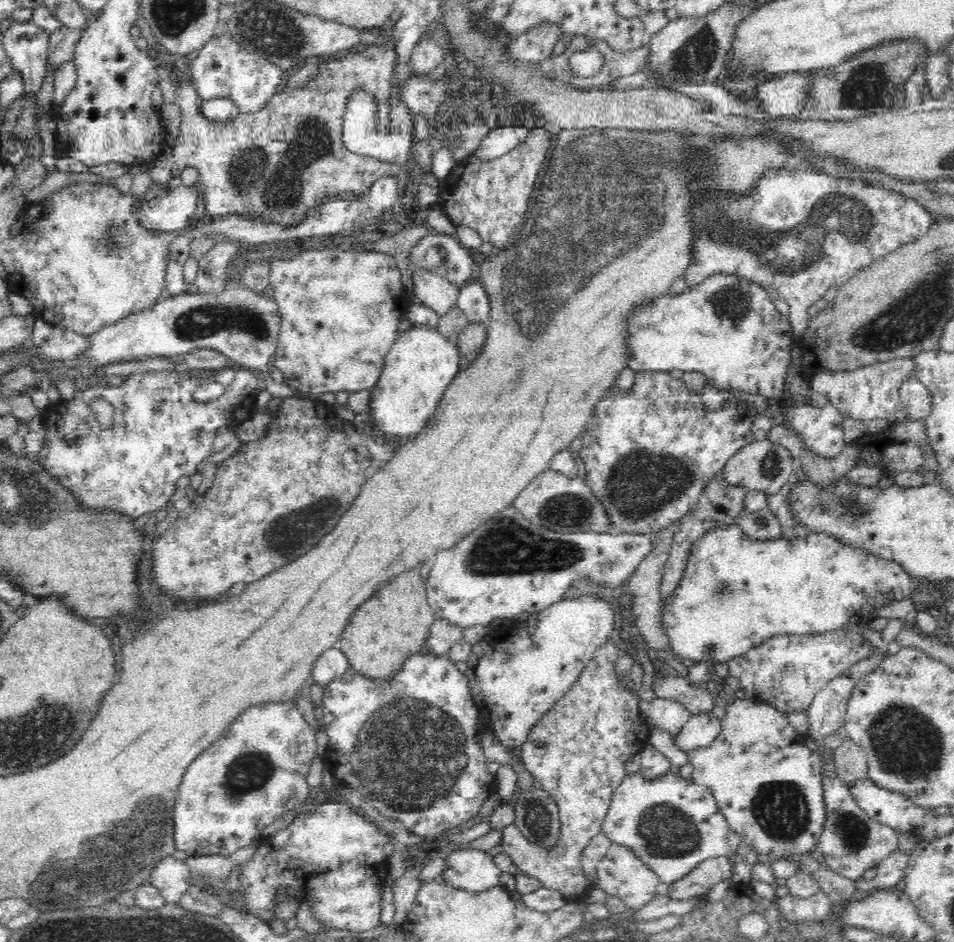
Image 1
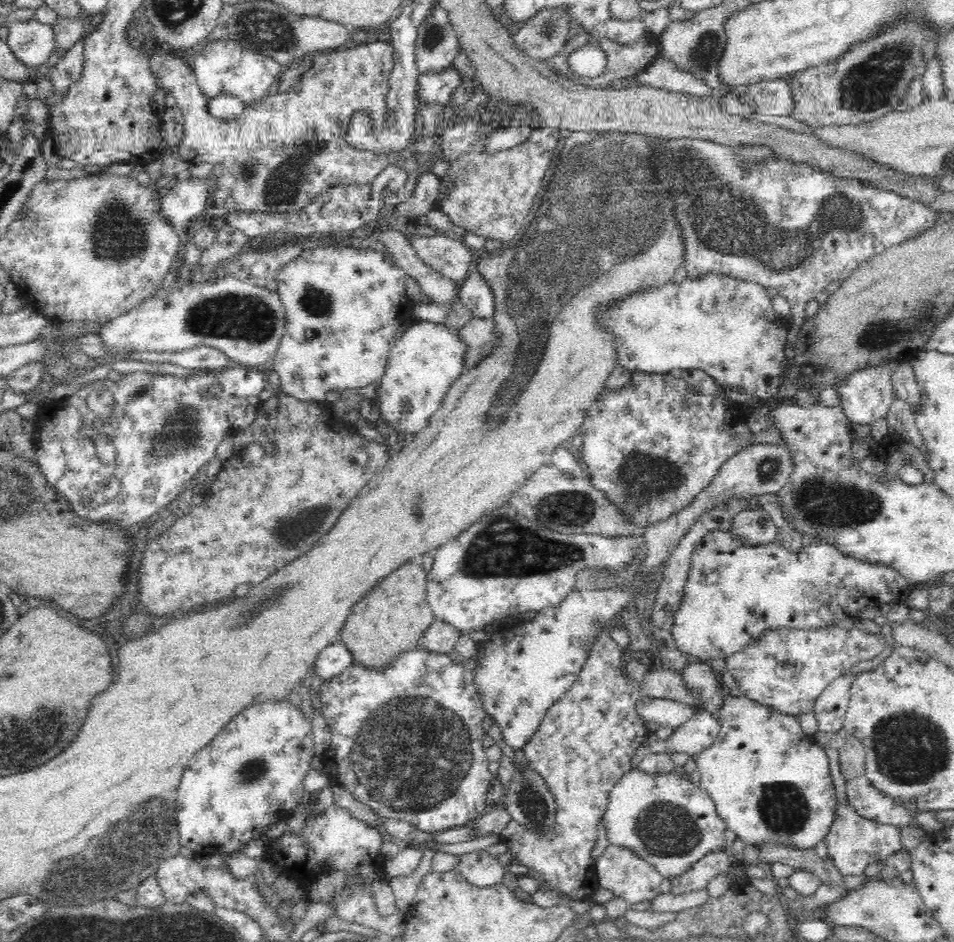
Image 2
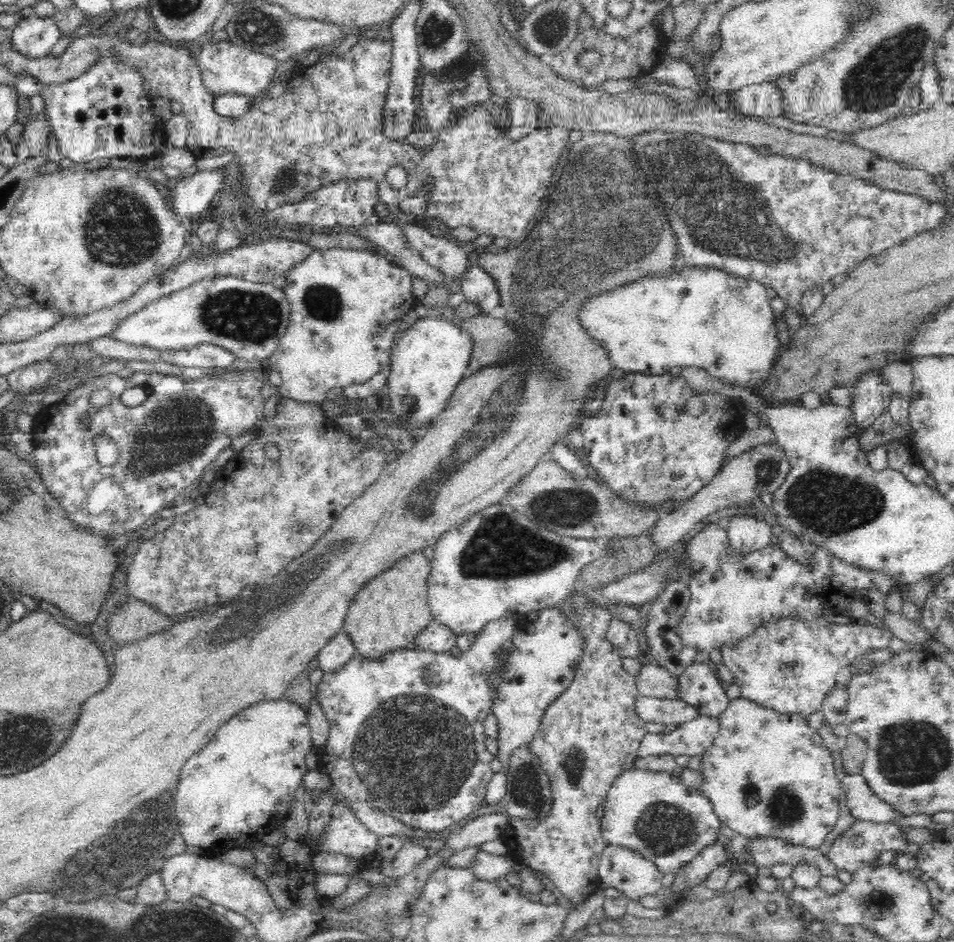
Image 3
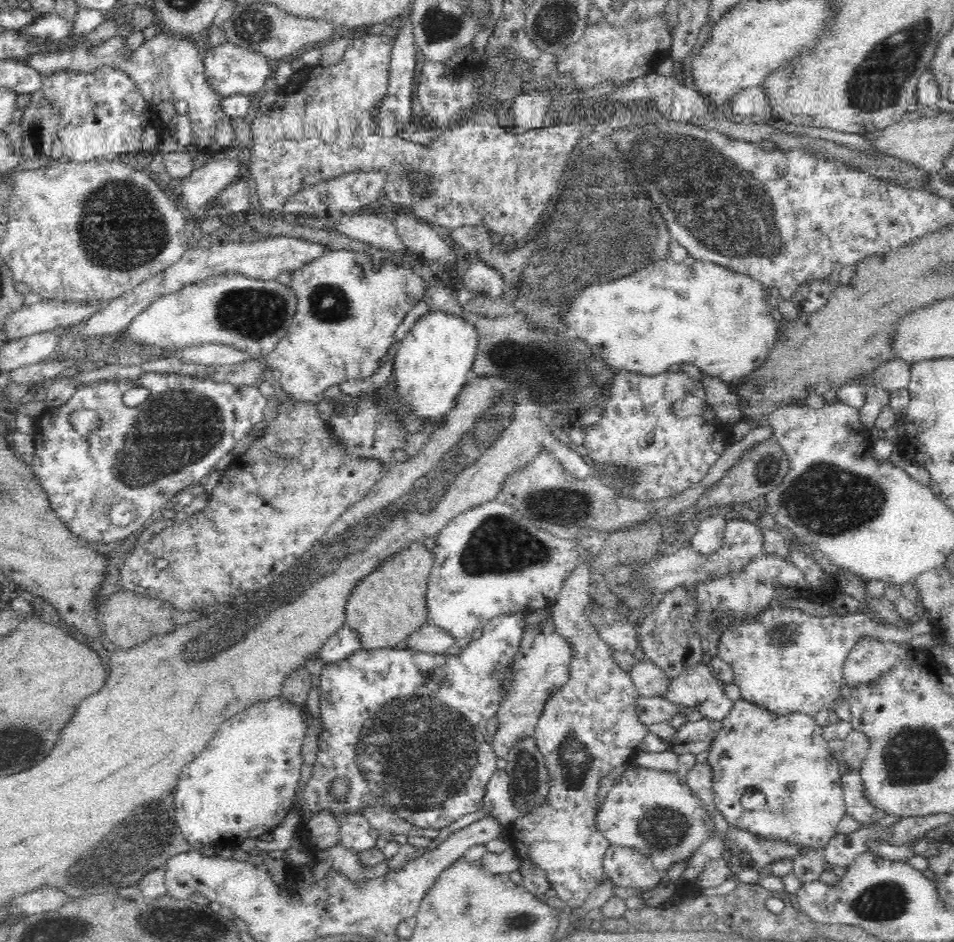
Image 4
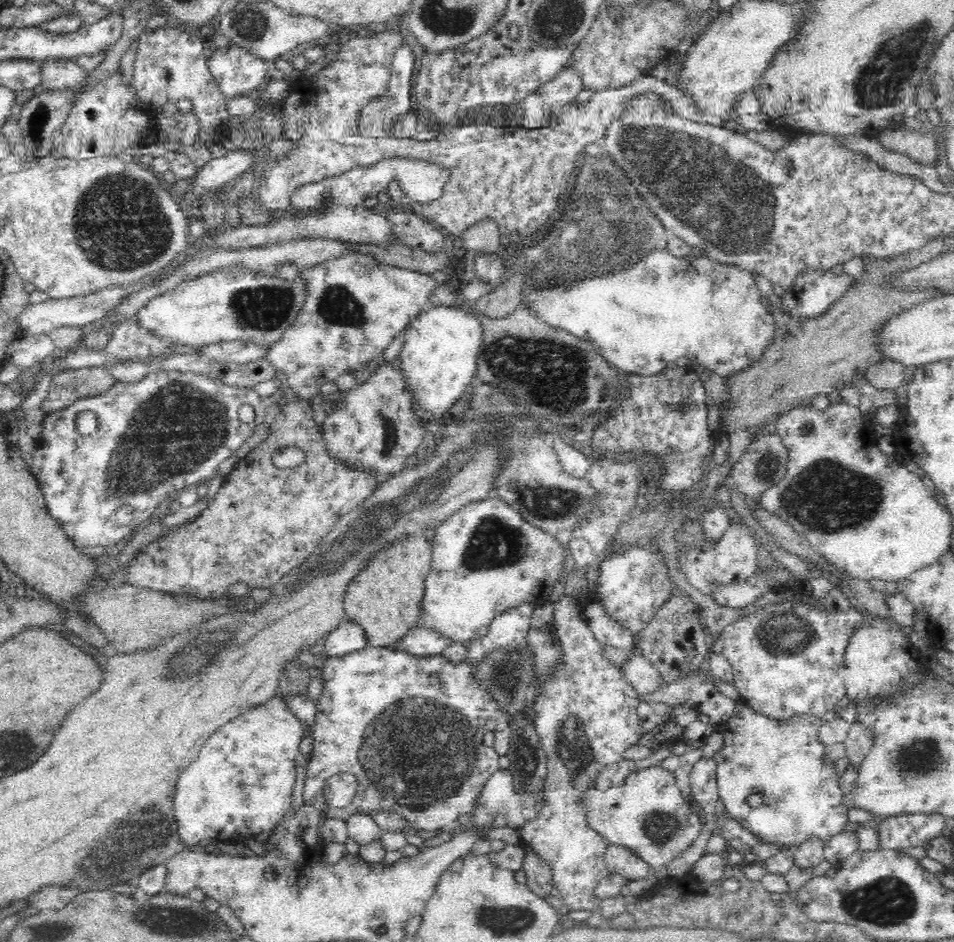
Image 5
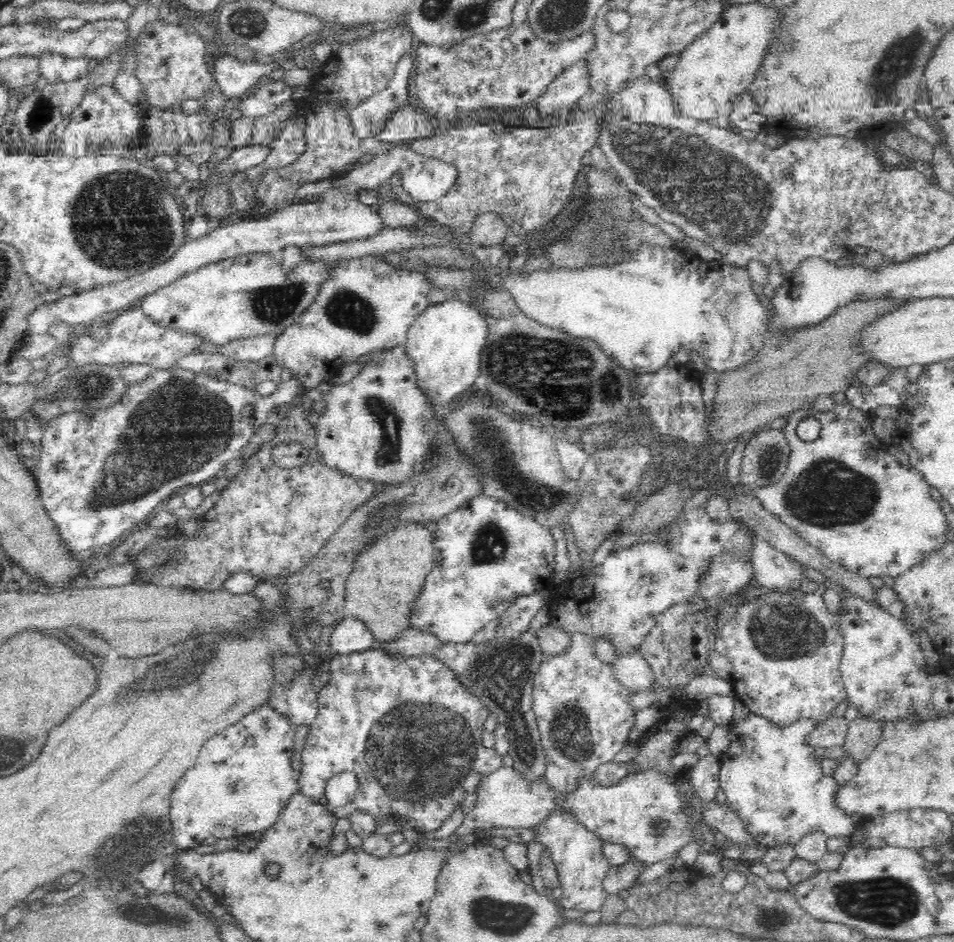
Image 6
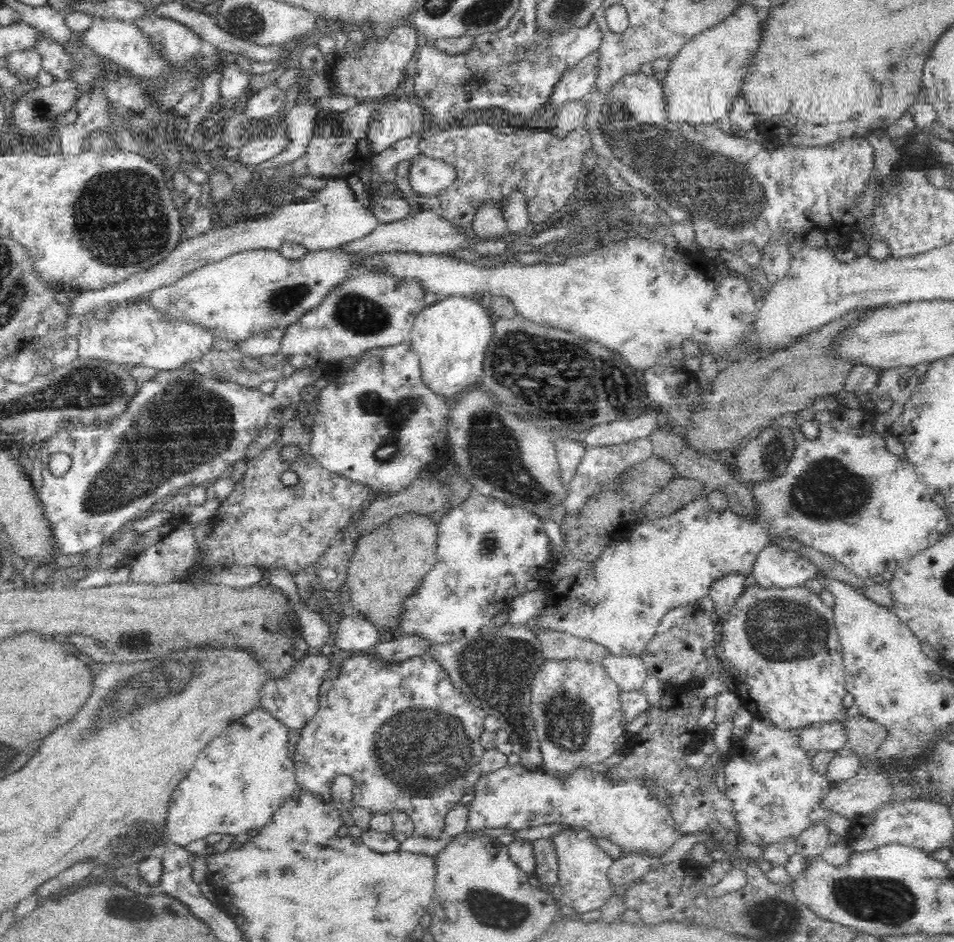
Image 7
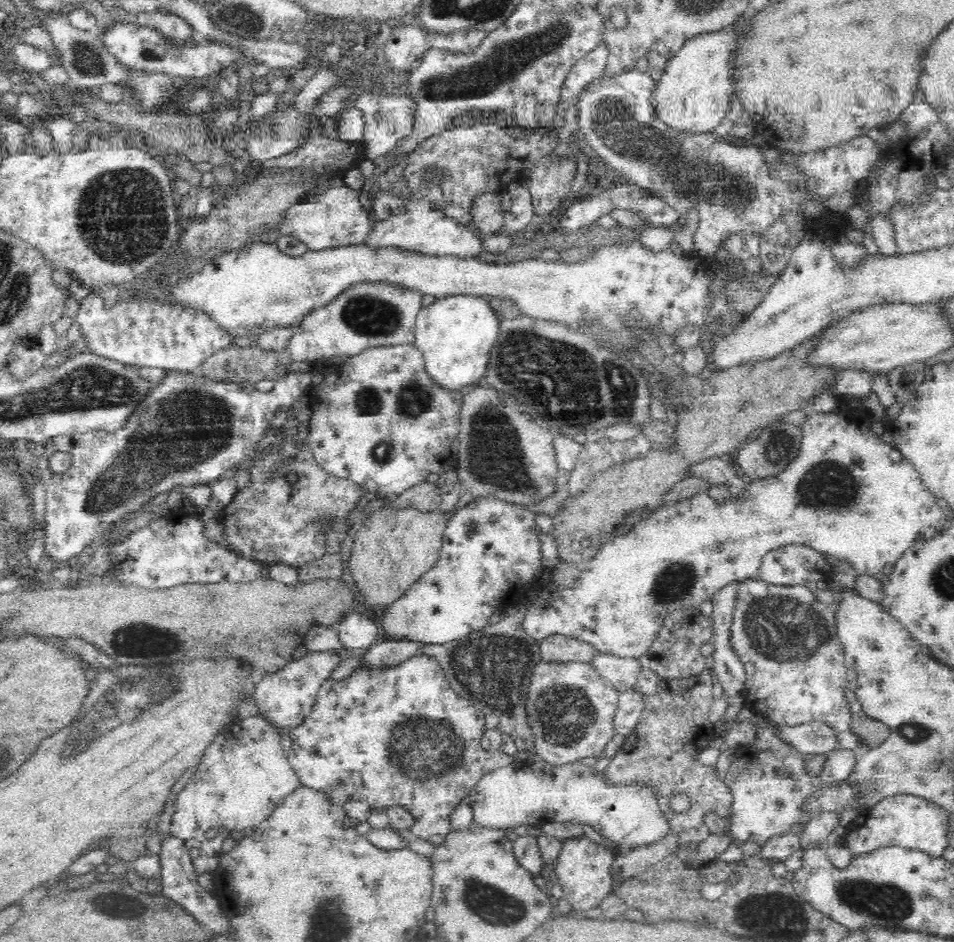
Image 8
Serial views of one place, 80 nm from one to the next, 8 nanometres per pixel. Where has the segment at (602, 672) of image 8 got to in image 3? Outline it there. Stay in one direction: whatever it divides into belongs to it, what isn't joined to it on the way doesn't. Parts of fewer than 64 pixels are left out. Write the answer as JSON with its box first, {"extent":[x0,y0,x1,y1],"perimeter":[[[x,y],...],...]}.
{"extent":[635,659,678,698],"perimeter":[[[645,659],[635,676],[640,697],[678,698],[677,680],[667,668]]]}

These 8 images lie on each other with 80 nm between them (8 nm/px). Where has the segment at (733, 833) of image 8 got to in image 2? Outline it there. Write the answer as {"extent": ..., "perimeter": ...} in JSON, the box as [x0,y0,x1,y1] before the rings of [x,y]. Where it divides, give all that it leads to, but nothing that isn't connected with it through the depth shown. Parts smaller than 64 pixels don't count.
{"extent":[690,695,838,849],"perimeter":[[[726,695],[724,707],[716,717],[720,725],[718,736],[710,748],[692,756],[696,770],[690,780],[712,798],[726,829],[734,831],[745,844],[754,846],[774,842],[792,848],[813,849],[825,840],[838,810],[836,786],[830,776],[830,758],[814,734],[802,730],[798,715],[780,714],[750,698]]]}

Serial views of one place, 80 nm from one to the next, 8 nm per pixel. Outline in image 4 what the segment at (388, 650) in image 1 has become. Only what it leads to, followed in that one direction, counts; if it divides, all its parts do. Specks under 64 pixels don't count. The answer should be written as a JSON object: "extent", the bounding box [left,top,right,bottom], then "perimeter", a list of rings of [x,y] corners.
{"extent":[345,544,433,649],"perimeter":[[[410,544],[354,585],[345,604],[345,624],[358,631],[364,649],[399,648],[413,630],[426,624],[427,578],[432,568],[433,552],[424,544]]]}

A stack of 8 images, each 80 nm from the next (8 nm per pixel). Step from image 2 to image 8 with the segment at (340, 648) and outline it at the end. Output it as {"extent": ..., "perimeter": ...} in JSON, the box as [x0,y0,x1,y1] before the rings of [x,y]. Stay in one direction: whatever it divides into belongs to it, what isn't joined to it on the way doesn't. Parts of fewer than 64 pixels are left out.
{"extent":[338,610,378,651],"perimeter":[[[363,610],[346,616],[338,623],[338,637],[351,651],[365,651],[378,638],[378,626]]]}

